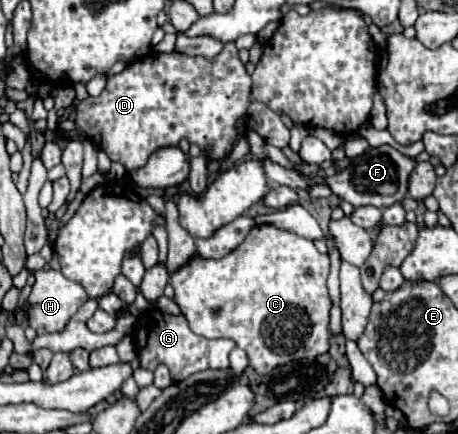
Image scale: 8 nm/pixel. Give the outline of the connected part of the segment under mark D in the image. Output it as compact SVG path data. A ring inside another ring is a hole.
M226 42L222 52L212 60L180 52L152 52L126 66L124 72L108 78L100 96L78 102L74 122L80 136L88 138L126 170L144 166L152 152L178 146L182 138L206 152L208 162L224 160L240 132L236 122L246 118L250 88L252 78L232 42Z

